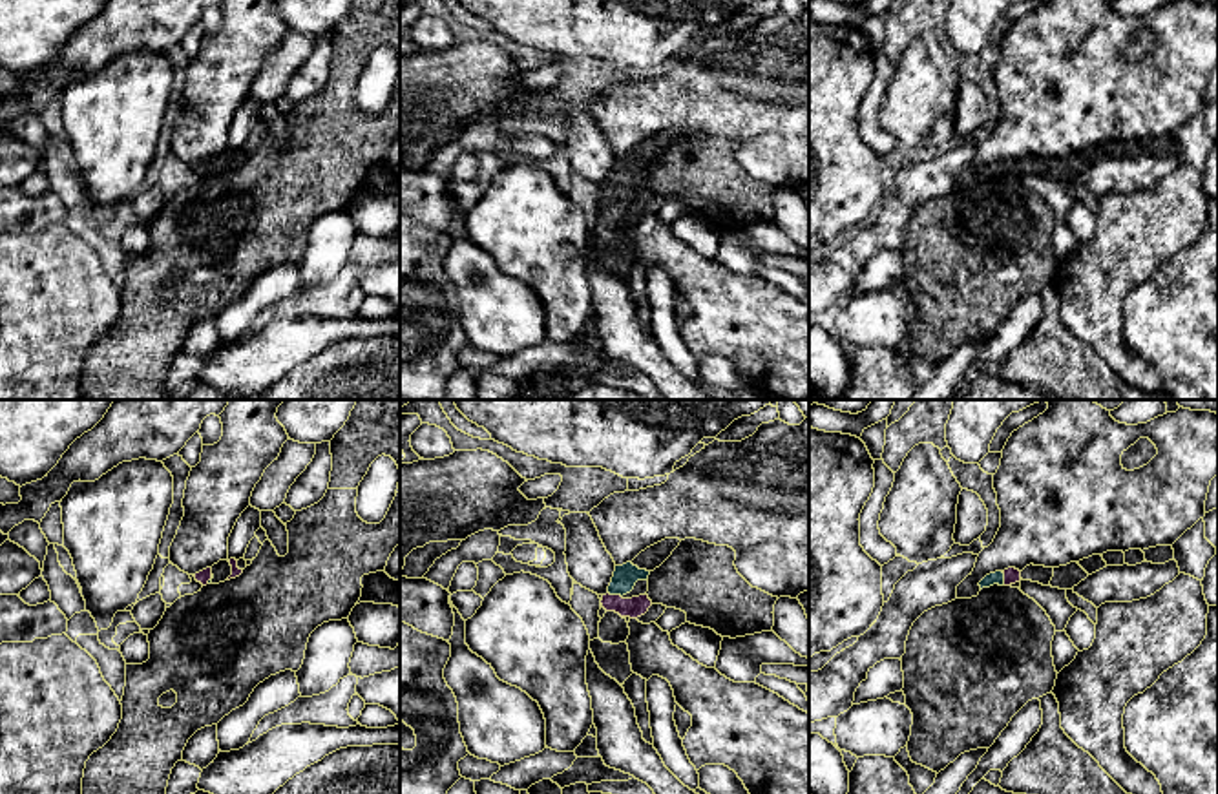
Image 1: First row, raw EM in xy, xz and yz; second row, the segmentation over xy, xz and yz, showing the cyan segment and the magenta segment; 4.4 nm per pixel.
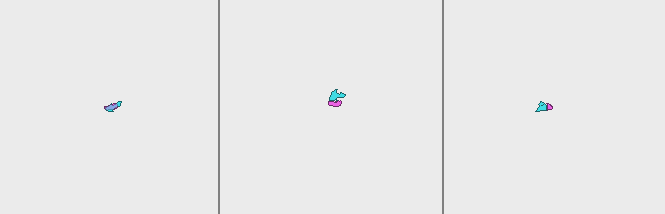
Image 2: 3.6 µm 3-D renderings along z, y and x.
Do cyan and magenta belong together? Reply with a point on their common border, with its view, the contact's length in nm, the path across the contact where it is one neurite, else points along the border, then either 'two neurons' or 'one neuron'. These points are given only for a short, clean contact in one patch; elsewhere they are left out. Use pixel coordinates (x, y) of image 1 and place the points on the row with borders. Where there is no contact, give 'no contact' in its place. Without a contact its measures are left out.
xz (616, 594) | 70 nm | across xz (625, 577), (616, 594), (627, 606), (636, 606) | one neuron

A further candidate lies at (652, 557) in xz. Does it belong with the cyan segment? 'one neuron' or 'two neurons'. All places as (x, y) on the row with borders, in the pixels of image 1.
one neuron

